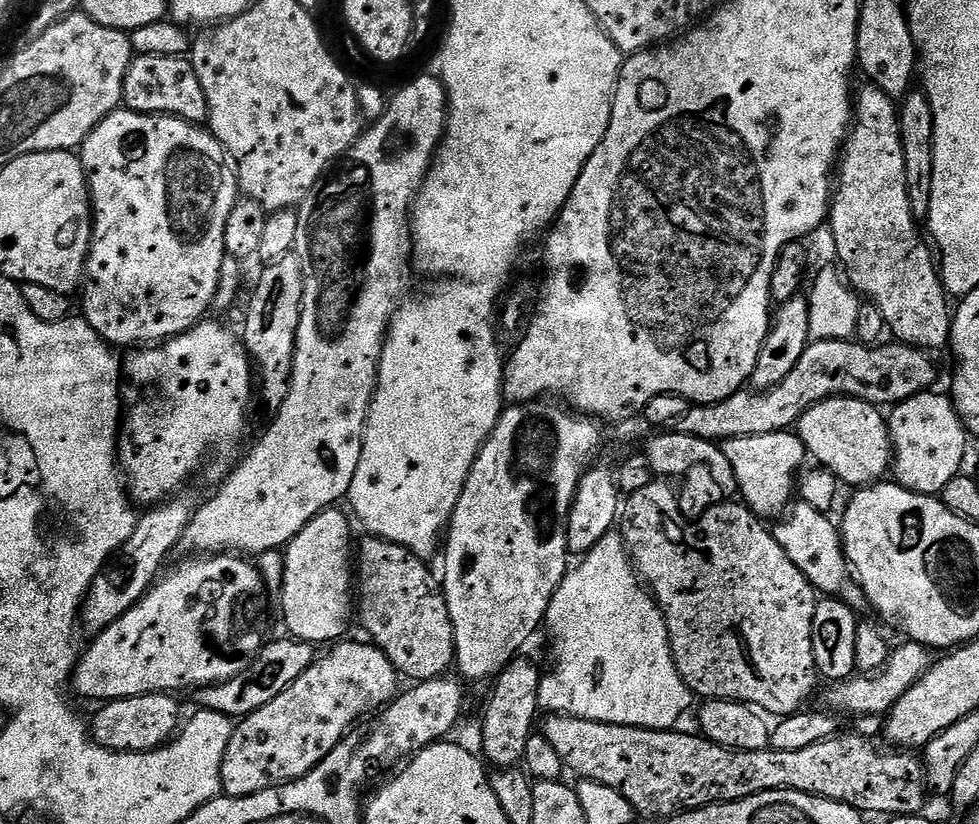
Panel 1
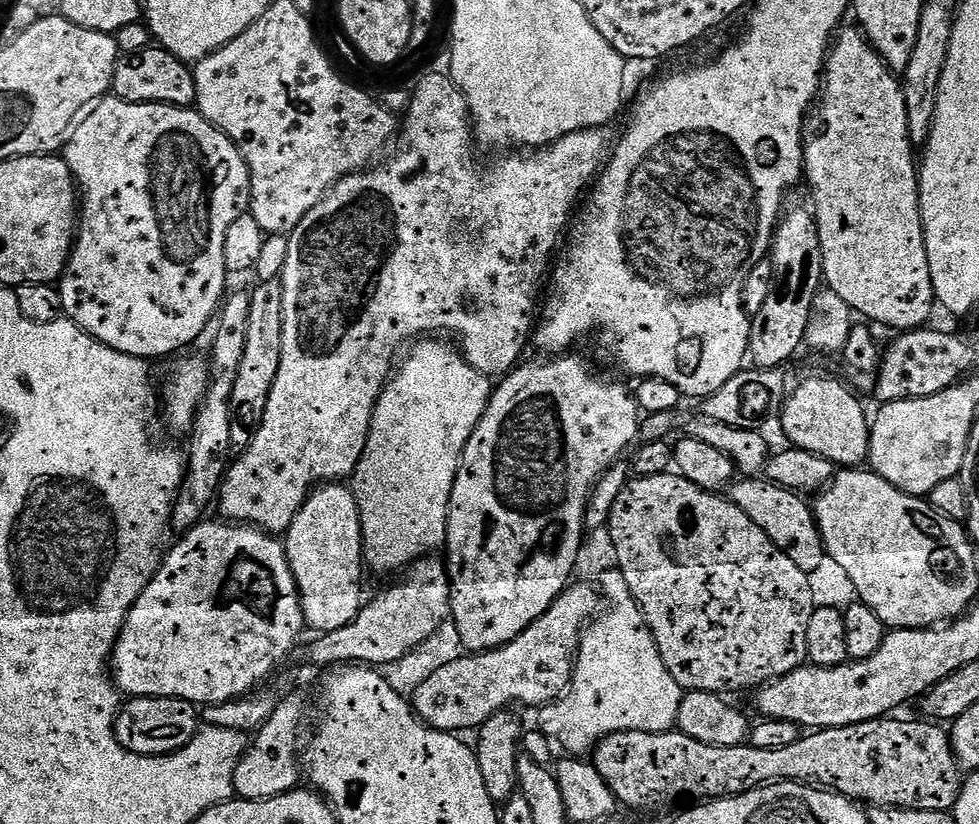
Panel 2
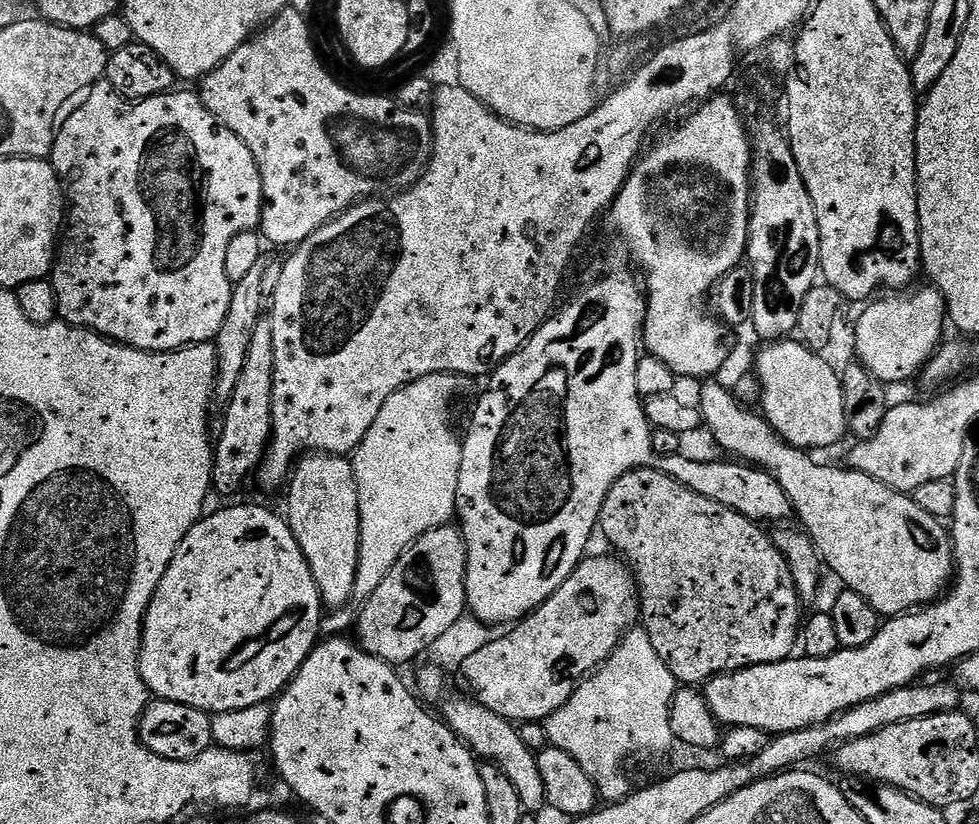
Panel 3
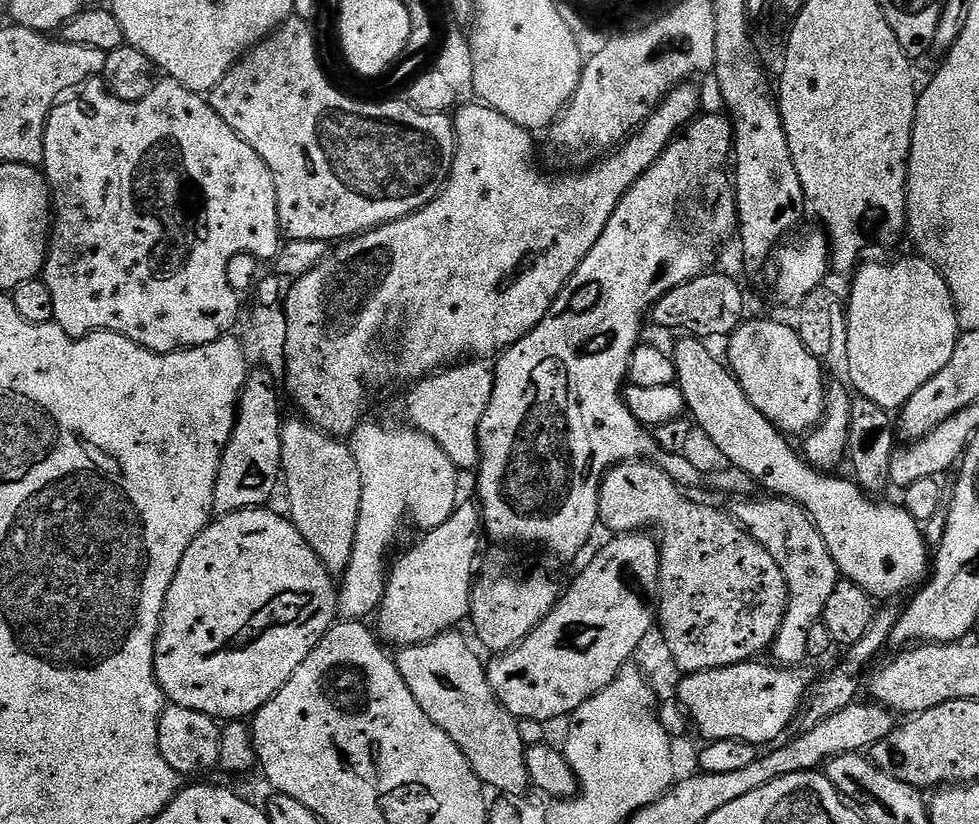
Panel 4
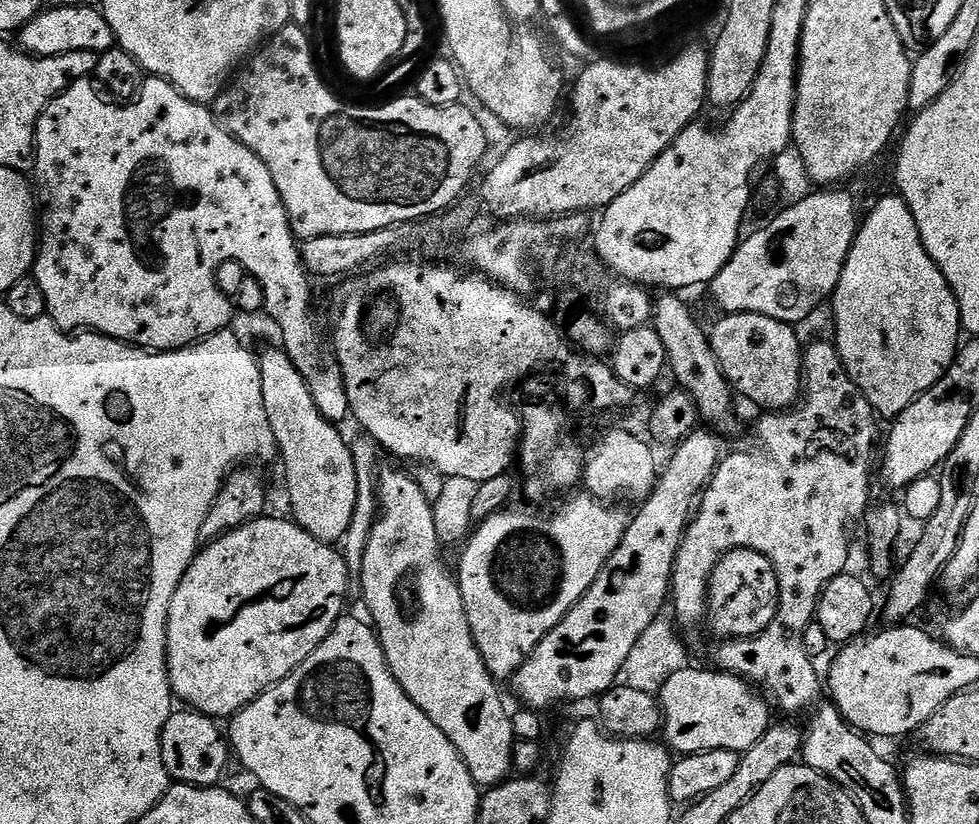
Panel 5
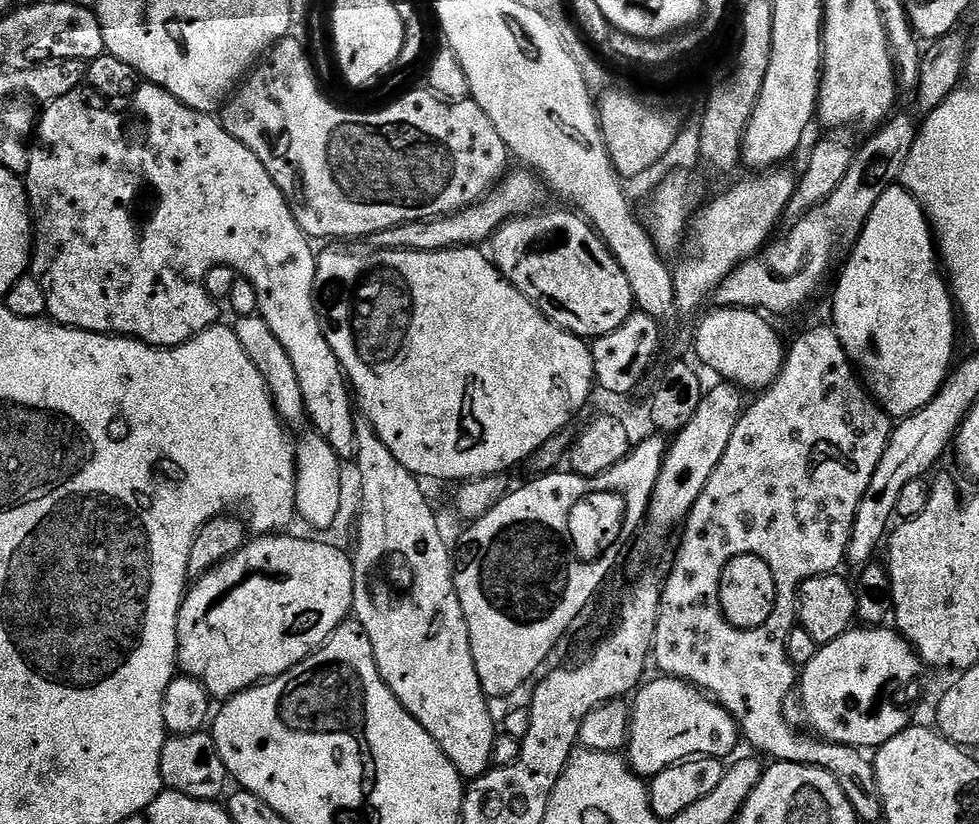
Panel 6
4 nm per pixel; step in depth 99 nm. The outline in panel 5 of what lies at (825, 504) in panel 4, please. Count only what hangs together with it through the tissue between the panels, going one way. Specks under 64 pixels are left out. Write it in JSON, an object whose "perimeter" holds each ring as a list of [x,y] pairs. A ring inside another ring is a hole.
{"perimeter":[[[660,294],[654,300],[654,327],[662,346],[666,346],[668,368],[675,376],[676,383],[694,398],[700,411],[701,421],[709,420],[713,429],[721,433],[732,428],[732,396],[734,389],[724,376],[718,358],[712,349],[712,342],[707,331],[700,329],[692,312],[679,300],[676,294]]]}

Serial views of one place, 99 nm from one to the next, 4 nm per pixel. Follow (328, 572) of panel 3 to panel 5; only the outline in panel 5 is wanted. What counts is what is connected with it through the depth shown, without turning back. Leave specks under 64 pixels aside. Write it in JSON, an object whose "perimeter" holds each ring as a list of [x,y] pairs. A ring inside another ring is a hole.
{"perimeter":[[[265,347],[264,353],[259,353],[260,377],[262,378],[262,406],[266,406],[266,418],[270,418],[270,430],[274,430],[274,438],[278,449],[279,459],[284,459],[284,484],[288,487],[288,500],[292,503],[291,519],[299,524],[301,528],[305,528],[314,538],[321,540],[323,544],[335,545],[337,542],[343,541],[344,536],[350,530],[350,522],[354,518],[354,506],[358,502],[358,474],[354,466],[354,458],[352,457],[352,444],[344,441],[344,436],[339,431],[337,425],[332,424],[326,418],[322,418],[322,414],[318,410],[318,406],[314,406],[314,398],[310,398],[310,390],[306,386],[306,382],[302,378],[302,374],[298,370],[298,366],[294,366],[294,362],[289,358],[287,351],[283,347]]]}

